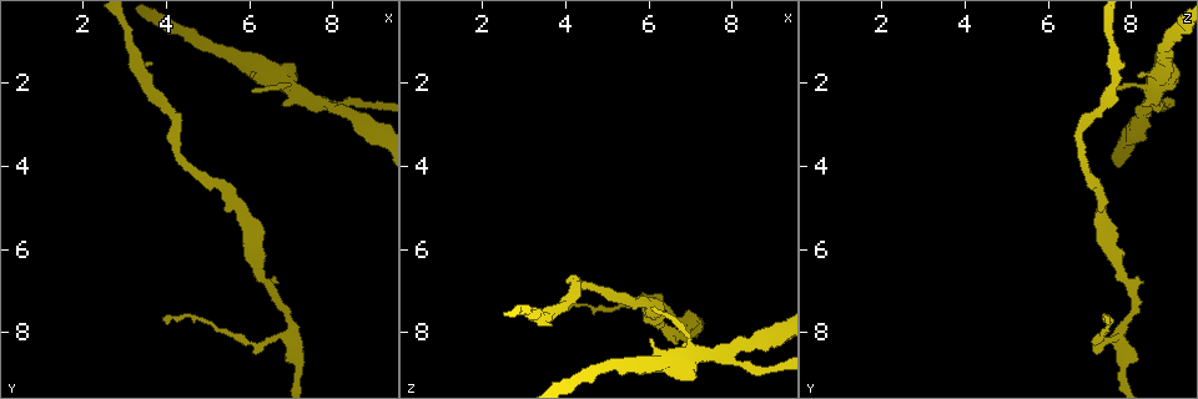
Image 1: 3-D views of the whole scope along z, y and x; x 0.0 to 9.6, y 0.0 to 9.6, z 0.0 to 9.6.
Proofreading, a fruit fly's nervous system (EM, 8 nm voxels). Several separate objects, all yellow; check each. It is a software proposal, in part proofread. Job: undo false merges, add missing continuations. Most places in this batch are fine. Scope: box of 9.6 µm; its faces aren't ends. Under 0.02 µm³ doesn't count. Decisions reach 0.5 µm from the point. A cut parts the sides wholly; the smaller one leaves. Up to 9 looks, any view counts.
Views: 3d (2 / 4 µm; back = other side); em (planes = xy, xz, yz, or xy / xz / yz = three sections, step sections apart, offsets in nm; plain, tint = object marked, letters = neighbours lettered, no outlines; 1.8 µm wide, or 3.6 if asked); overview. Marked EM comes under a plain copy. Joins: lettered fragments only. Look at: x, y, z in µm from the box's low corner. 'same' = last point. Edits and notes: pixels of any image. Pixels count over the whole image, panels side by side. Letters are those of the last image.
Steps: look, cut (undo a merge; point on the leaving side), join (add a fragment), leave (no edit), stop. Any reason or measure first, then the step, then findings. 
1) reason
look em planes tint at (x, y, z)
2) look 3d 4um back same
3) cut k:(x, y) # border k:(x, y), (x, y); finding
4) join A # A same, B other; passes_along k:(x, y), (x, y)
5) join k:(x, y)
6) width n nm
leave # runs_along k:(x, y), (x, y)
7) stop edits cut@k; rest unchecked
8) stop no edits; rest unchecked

branch stops here
look 3d 4um at (5.95, 1.80, 8.20)

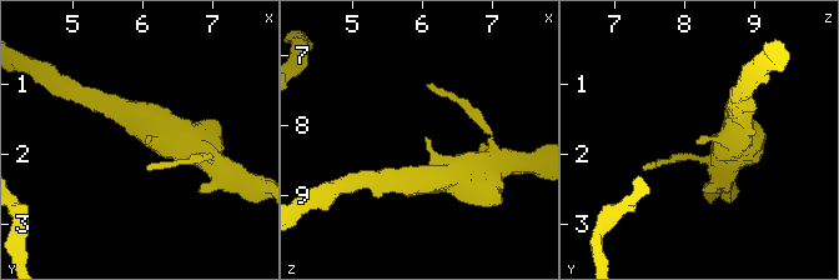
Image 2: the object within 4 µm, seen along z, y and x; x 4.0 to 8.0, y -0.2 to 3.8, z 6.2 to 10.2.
need the tissue
look em planes letters at (6.05, 1.85, 8.20)

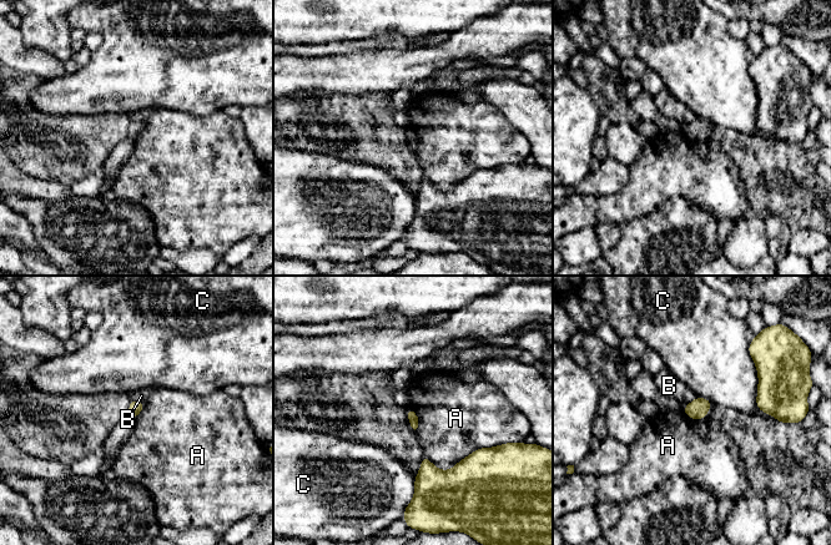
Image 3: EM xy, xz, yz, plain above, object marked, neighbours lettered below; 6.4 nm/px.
leave # A other, B other, C other; border 3:(494, 445), (448, 469), (424, 455); no lettered fragment goes on from it

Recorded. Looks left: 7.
sharp bend
look em yz step 16 tint at (6.15, 8.35, 7.15)

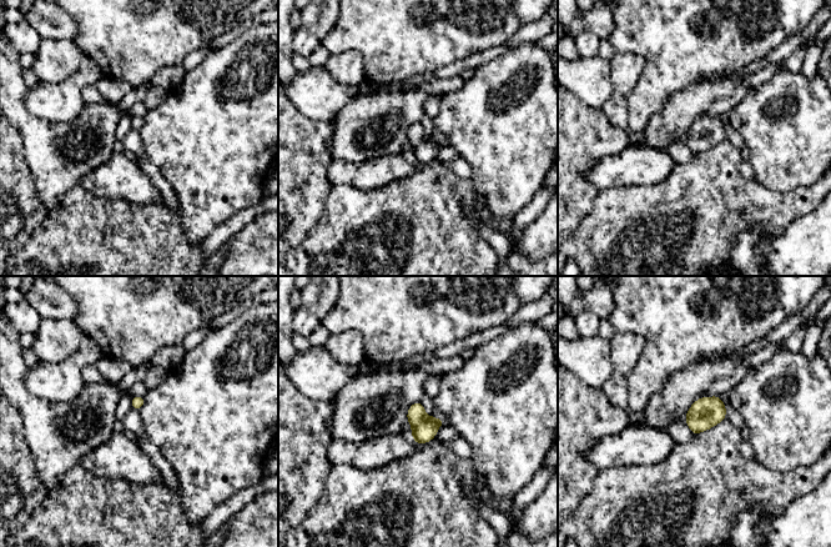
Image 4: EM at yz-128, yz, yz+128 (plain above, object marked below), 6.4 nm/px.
look em planes letters same

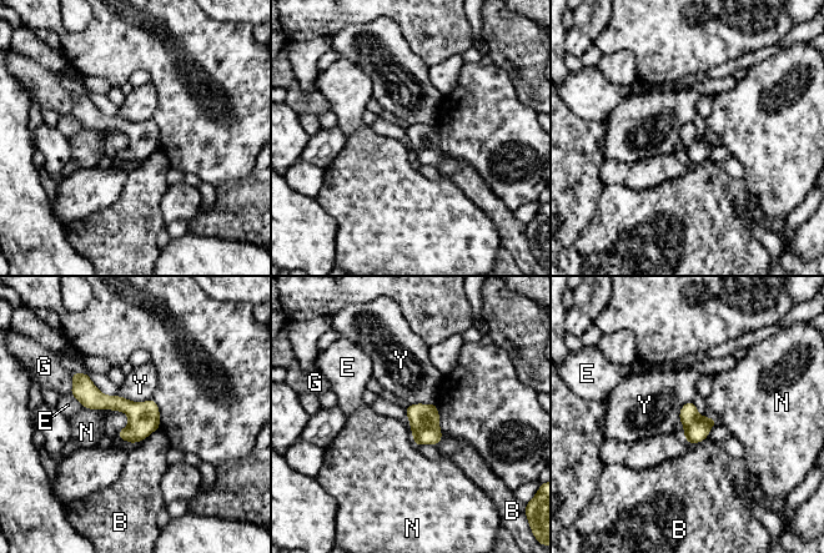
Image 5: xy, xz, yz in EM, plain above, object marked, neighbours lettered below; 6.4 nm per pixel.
width 170 nm
leave # B other, E other, G other, N other, Y other; runs_along 5:(75, 376), (156, 425); one cell here

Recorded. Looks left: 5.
end of a long branch
look em xy step 16 tint at (4.05, 7.75, 7.50)

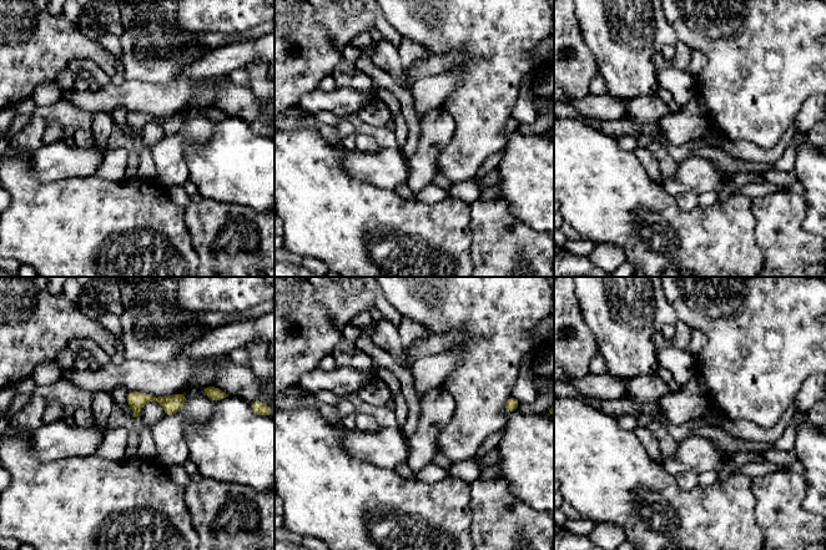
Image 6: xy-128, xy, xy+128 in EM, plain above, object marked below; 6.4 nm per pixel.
another direction
look em planes letters same

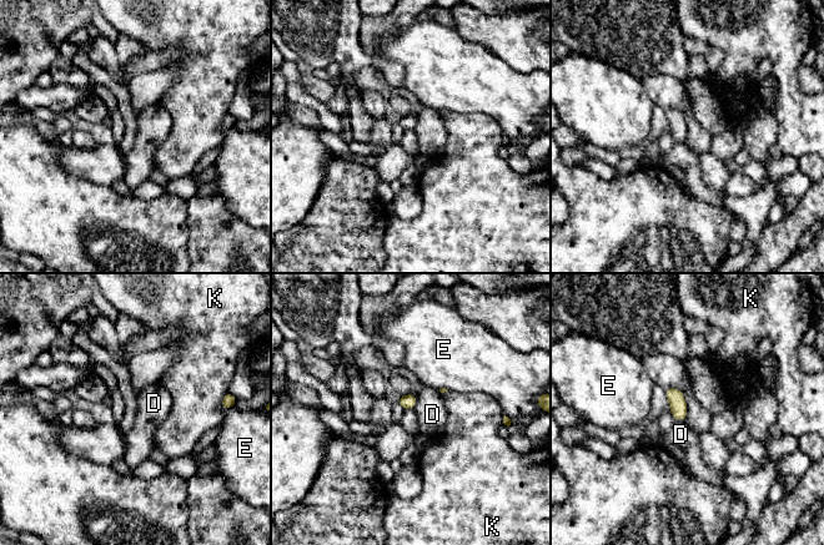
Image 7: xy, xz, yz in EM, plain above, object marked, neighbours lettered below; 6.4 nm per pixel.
leave # D other, E other, K other; border 7:(417, 395), (413, 408); no lettered fragment goes on from it

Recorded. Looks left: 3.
three arms meet
look 3d 4um at (7.85, 2.50, 8.55)

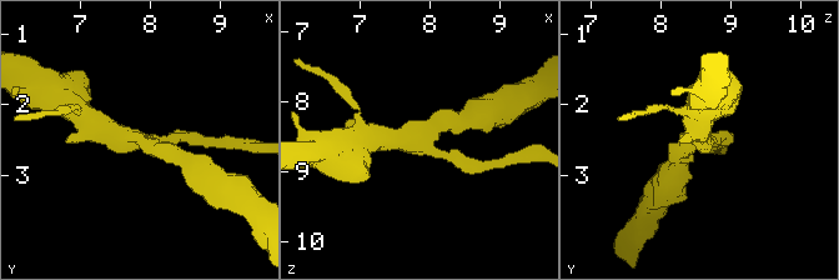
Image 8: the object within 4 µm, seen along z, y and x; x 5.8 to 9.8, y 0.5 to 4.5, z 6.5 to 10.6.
arms 3; arm_widths 180, 240, 380 nm
look em planes letters at (7.85, 2.45, 8.55)

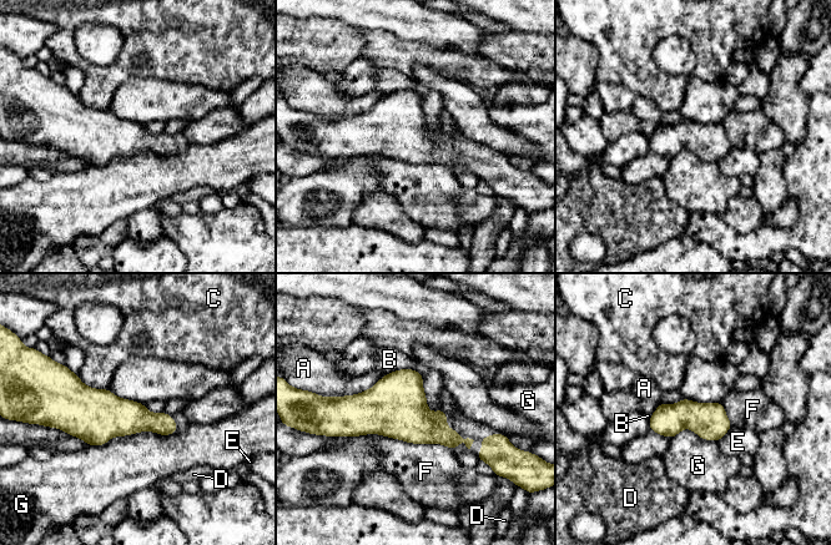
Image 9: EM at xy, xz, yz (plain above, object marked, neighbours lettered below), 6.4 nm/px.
leave # A other, B other, C other, D other, E other, F other, G other; border 9:(174, 433), (141, 430), (86, 445); one cell here

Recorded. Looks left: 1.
stop no edits; rest unchecked

